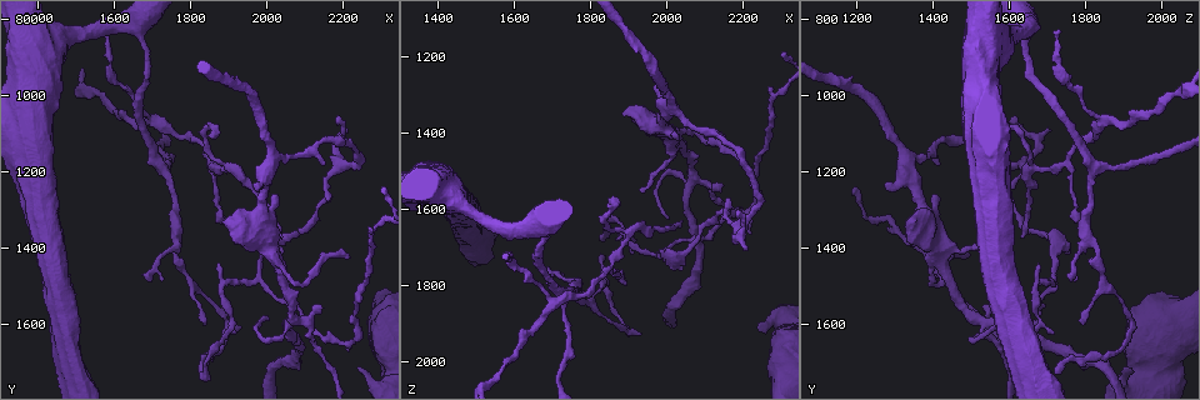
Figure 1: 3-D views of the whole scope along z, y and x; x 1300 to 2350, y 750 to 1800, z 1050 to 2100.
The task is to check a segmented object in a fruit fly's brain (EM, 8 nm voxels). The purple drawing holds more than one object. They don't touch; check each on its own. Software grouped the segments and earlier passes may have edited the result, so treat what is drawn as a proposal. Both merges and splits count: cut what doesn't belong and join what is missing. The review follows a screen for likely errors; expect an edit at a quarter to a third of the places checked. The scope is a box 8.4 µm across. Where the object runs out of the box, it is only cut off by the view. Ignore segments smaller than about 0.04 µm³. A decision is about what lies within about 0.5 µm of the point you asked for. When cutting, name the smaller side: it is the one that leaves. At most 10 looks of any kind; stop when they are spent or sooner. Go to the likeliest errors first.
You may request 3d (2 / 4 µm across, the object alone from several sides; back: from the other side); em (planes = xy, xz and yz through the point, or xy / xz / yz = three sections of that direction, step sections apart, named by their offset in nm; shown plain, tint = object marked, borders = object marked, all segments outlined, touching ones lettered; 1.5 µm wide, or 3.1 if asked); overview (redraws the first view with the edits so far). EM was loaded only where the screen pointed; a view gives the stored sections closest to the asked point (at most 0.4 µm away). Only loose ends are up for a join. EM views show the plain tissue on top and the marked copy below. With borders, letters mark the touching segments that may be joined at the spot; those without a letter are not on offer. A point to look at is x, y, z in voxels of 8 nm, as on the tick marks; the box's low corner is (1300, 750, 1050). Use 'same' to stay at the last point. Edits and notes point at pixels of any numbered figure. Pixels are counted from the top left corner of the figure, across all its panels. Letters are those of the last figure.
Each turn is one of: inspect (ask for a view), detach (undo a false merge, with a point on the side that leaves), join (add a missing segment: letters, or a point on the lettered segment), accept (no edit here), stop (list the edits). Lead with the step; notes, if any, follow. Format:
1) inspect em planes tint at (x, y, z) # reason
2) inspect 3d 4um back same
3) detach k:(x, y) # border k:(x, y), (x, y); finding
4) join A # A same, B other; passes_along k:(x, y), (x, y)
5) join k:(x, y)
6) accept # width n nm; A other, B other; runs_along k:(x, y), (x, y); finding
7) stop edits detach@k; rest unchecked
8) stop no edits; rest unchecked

inspect em xz step 8 tint at (2235, 1710, 1900) # stops while still wide

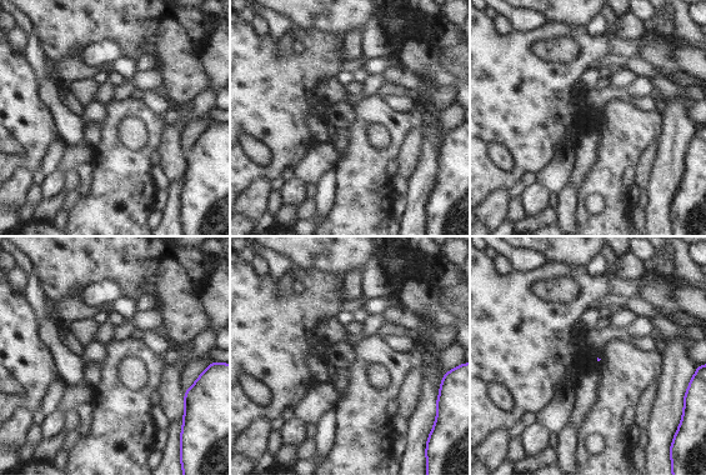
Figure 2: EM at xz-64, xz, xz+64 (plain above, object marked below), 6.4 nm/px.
inspect em planes borders same

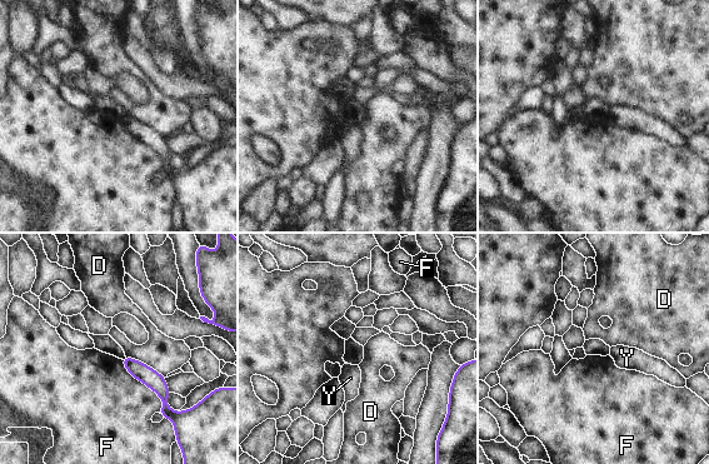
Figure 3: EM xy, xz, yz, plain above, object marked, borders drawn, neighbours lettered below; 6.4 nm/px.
accept # longest_contact F 440 nm; D other, F other, Y other; none of them fits

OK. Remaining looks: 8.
inspect 3d 4um at (2035, 1265, 1405) # free end

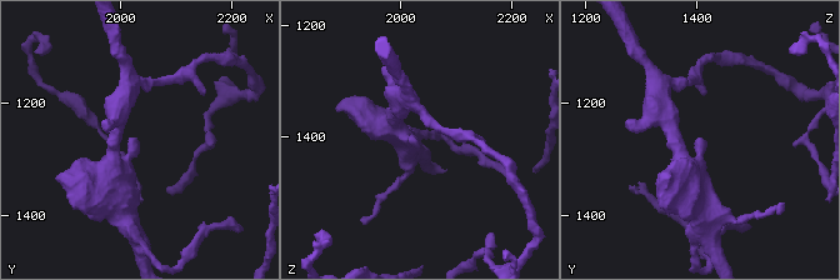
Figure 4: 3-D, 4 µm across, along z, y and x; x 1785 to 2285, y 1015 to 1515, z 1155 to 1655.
inspect em planes tint at (2025, 1265, 1405) # now the EM

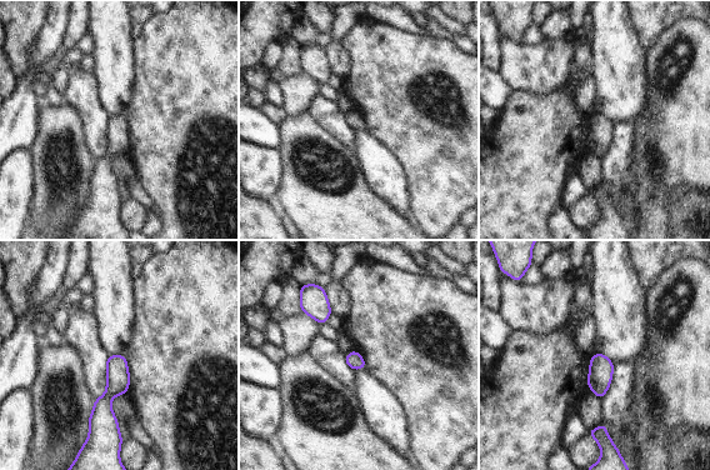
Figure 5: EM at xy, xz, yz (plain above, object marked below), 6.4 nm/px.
inspect em planes borders same # what lies round it

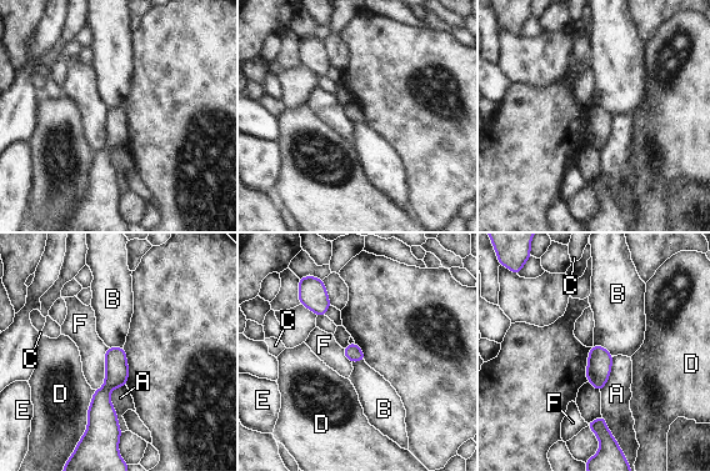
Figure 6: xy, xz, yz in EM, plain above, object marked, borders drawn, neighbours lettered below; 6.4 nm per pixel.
accept # A other, B other, C other, D other, E other, F other; border 6:(594, 345), (601, 345), (613, 355); none of them fits

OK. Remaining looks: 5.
inspect 3d 4um at (2145, 1555, 1530) # an open end

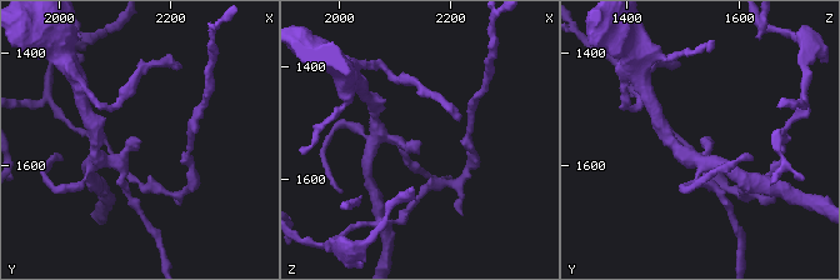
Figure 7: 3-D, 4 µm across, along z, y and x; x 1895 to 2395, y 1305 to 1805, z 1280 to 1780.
inspect em xy step 8 borders at (2150, 1555, 1530)

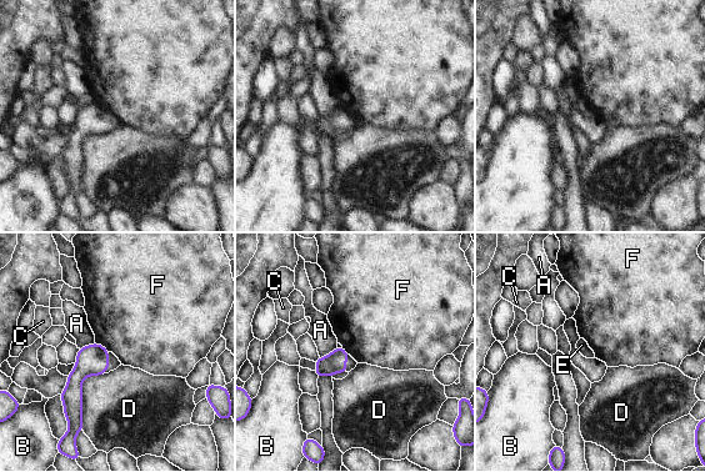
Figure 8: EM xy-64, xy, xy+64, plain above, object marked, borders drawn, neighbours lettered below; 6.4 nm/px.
accept # longest_contact D 400 nm; A other, B other, C other, D other, E other, F other; border 8:(95, 342), (109, 351); no lettered segment goes on from it

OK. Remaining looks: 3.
inspect em xy step 8 tint at (2190, 1055, 1610) # free end

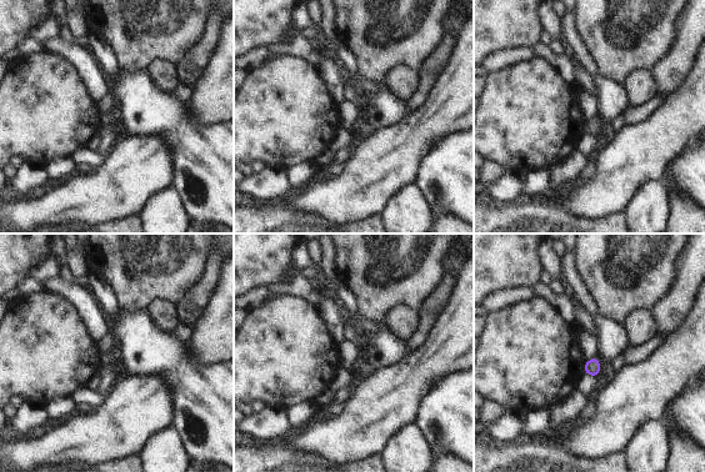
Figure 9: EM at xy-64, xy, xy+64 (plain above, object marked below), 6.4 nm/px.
inspect em planes borders same

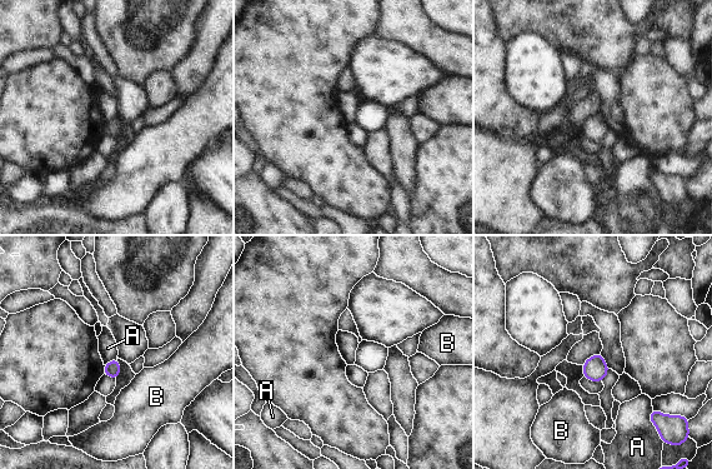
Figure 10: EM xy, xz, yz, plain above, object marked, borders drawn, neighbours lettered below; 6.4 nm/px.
accept # width 100 nm; A other, B other; border 10:(600, 352), (591, 355), (582, 364); no lettered segment goes on from it

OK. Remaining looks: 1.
stop no edits; rest unchecked

